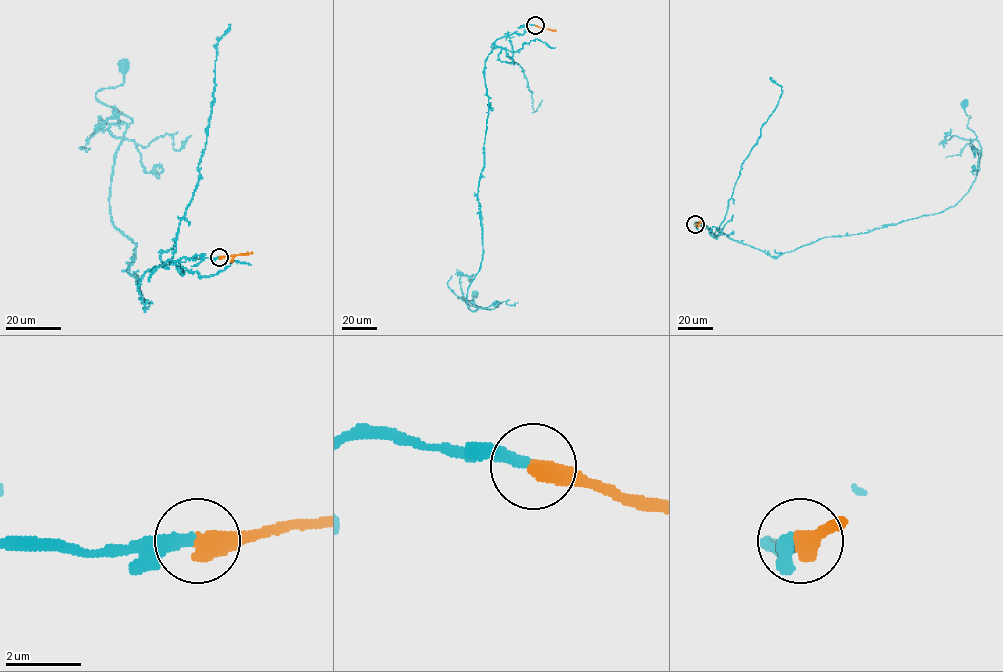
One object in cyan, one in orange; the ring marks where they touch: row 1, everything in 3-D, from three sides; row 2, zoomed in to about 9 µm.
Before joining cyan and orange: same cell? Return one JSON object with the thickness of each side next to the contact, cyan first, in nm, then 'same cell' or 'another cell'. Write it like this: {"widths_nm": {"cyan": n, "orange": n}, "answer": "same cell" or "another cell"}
{"widths_nm": {"cyan": 320, "orange": 500}, "answer": "same cell"}

